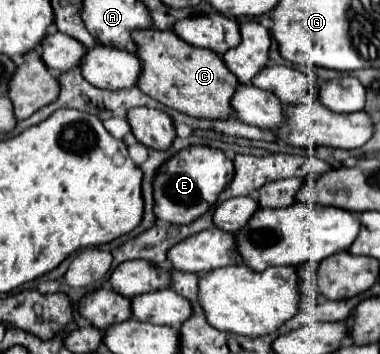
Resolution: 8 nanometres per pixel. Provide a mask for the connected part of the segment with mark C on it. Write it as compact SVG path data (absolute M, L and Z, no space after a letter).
M155 27L137 29L131 33L131 37L137 45L137 57L141 61L137 87L143 93L157 99L165 107L191 117L217 119L229 117L233 113L229 101L239 81L231 77L217 53L185 43L181 37L175 35L175 31L159 31Z

